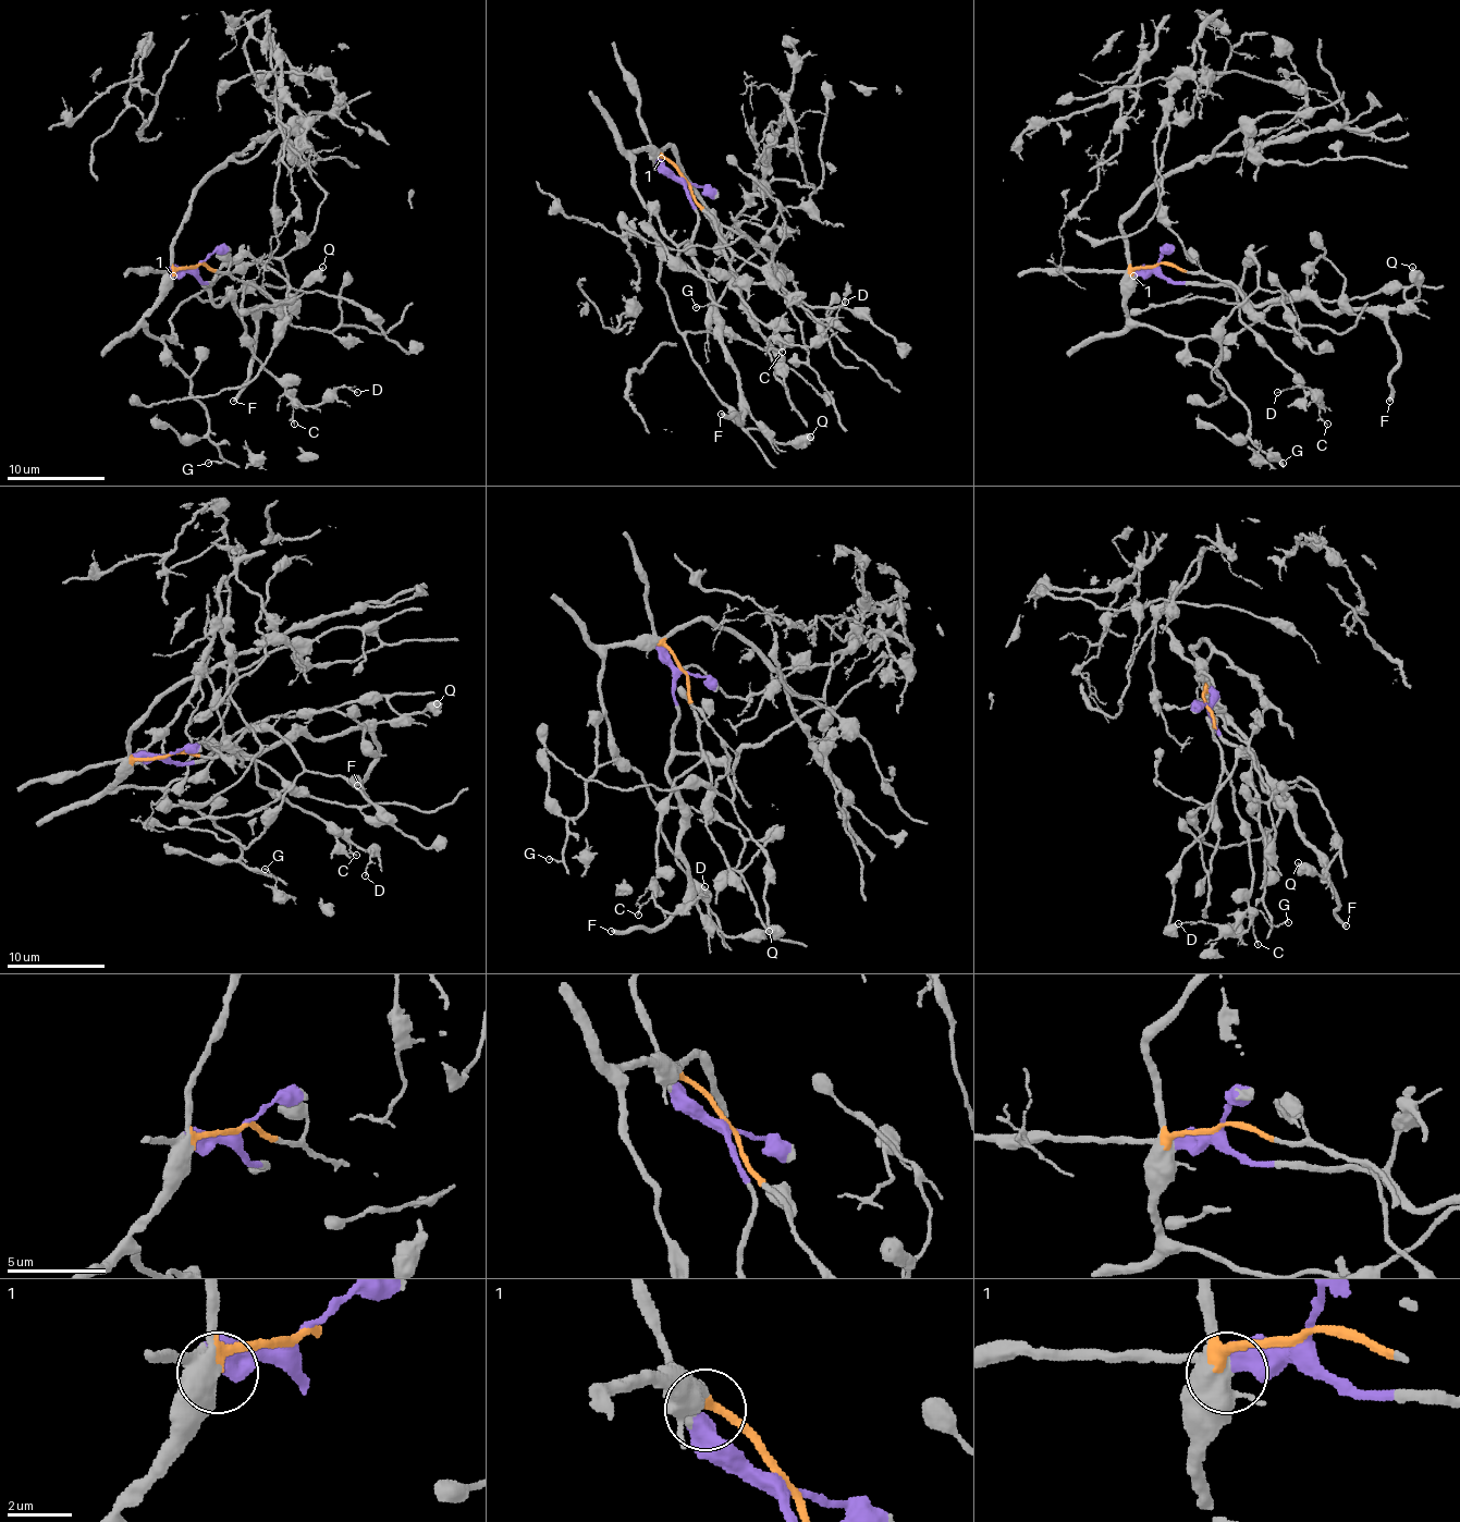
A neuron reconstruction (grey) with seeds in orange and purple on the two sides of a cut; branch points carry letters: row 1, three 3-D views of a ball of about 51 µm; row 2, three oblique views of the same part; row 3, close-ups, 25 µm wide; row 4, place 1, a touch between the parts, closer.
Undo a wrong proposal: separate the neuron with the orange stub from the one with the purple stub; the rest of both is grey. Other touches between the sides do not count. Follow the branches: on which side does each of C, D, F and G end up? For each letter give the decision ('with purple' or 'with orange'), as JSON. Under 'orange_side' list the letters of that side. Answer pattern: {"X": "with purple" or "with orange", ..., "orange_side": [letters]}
{"C": "with orange", "D": "with orange", "F": "with purple", "G": "with orange", "orange_side": ["C", "D", "G"]}

